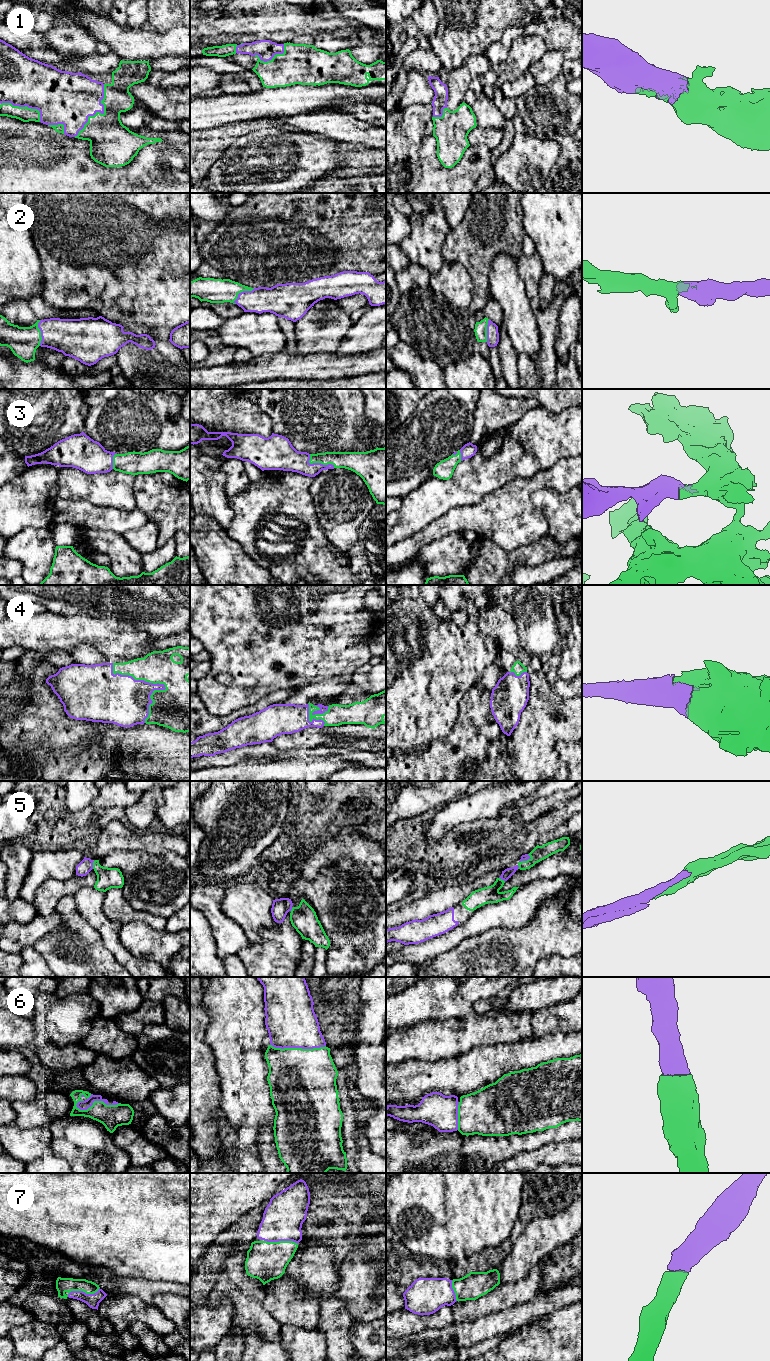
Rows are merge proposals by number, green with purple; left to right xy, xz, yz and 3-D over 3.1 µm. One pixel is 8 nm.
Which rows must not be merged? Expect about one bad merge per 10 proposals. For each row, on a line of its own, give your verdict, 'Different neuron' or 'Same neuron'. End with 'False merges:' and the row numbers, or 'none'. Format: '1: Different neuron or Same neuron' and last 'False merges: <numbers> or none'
1: Same neuron
2: Same neuron
3: Same neuron
4: Same neuron
5: Same neuron
6: Same neuron
7: Same neuron
False merges: none

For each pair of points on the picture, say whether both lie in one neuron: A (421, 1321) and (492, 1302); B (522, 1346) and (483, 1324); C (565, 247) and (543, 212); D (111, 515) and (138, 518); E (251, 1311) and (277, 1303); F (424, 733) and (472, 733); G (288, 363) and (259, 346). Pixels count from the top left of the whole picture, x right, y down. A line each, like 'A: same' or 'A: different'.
A: same
B: different
C: same
D: same
E: different
F: different
G: different

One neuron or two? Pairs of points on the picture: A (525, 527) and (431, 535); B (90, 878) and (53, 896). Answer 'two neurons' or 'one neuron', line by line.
A: one neuron
B: one neuron

